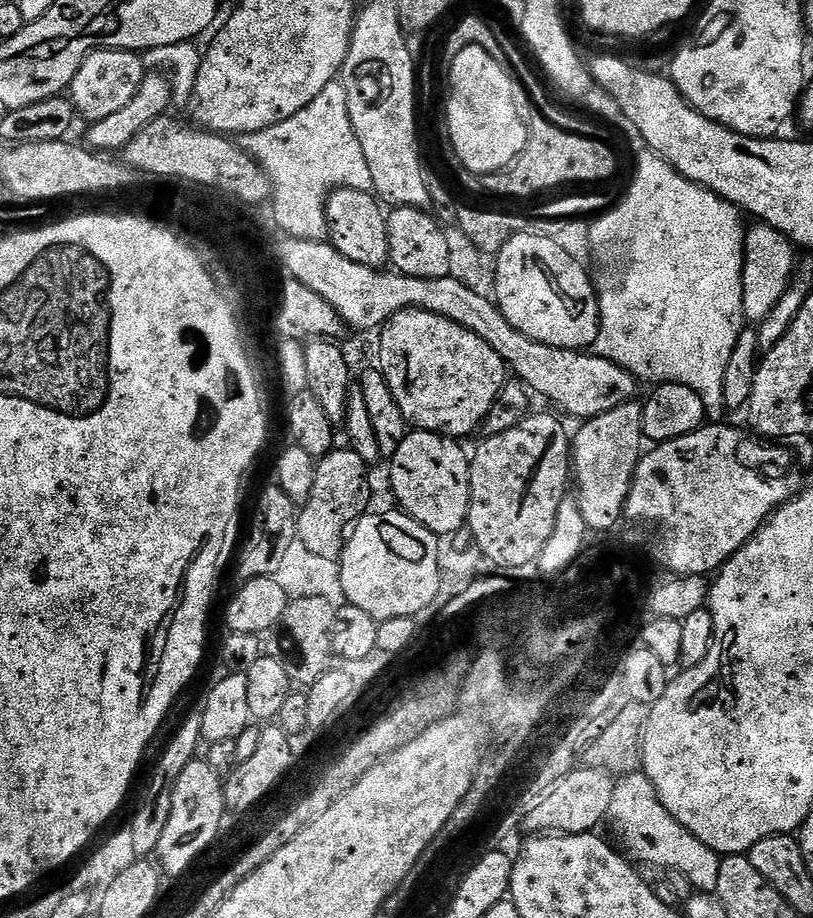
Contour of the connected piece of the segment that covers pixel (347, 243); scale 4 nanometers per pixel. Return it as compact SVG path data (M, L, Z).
M337 188L328 198L326 218L327 239L336 247L338 254L350 258L350 262L356 262L358 266L367 268L383 269L389 263L388 218L381 201L372 192Z

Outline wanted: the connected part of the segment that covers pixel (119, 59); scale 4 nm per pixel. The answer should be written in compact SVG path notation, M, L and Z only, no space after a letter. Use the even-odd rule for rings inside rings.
M117 48L91 52L70 85L70 99L75 115L87 122L95 122L110 118L110 114L118 114L118 110L122 110L122 106L128 105L130 98L138 94L138 86L142 86L145 75L144 57L139 52L123 52Z

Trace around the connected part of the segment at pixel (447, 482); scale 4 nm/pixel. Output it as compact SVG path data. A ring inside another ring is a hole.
M409 431L408 437L398 446L398 450L390 458L392 464L392 492L401 509L426 526L437 537L451 532L461 531L468 523L470 510L470 456L459 448L455 439L439 436L436 432Z

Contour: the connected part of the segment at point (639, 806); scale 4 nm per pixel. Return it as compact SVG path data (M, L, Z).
M643 771L621 776L615 783L607 819L620 831L625 846L638 859L685 876L696 892L715 893L718 866L722 859L720 853L698 842L698 838L694 838L694 834L690 834L690 830L686 830L686 826L682 826L682 822L678 822L678 818L674 818L666 806L662 806L650 778Z

